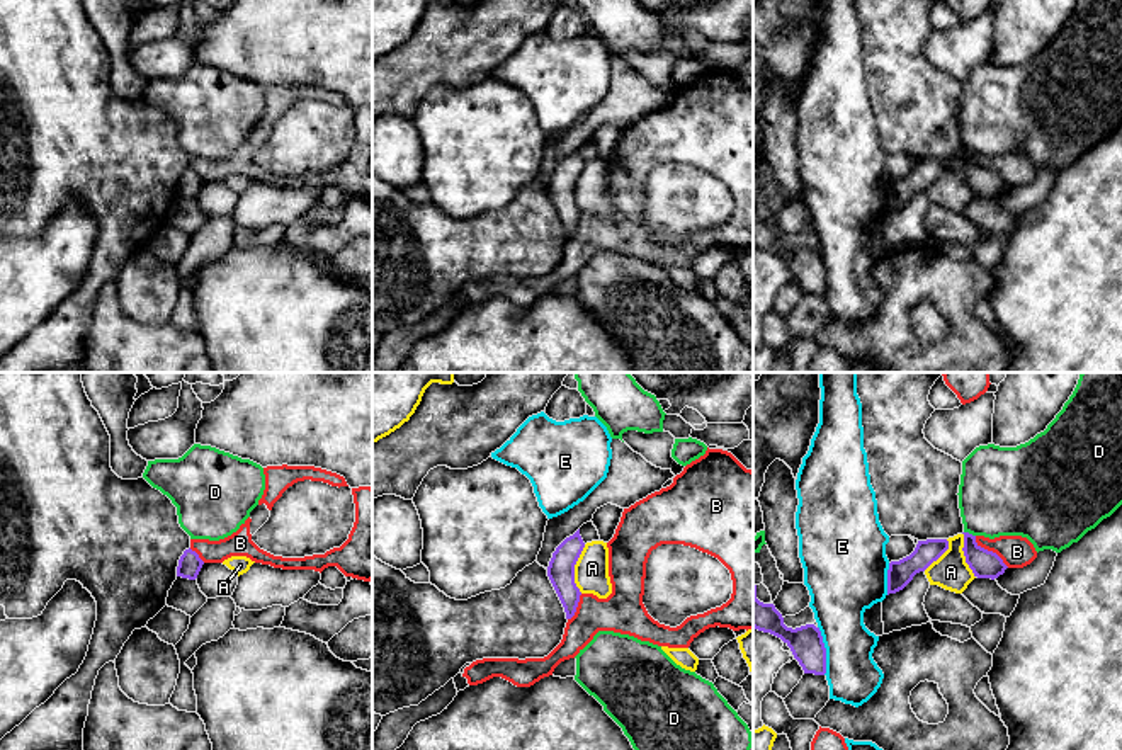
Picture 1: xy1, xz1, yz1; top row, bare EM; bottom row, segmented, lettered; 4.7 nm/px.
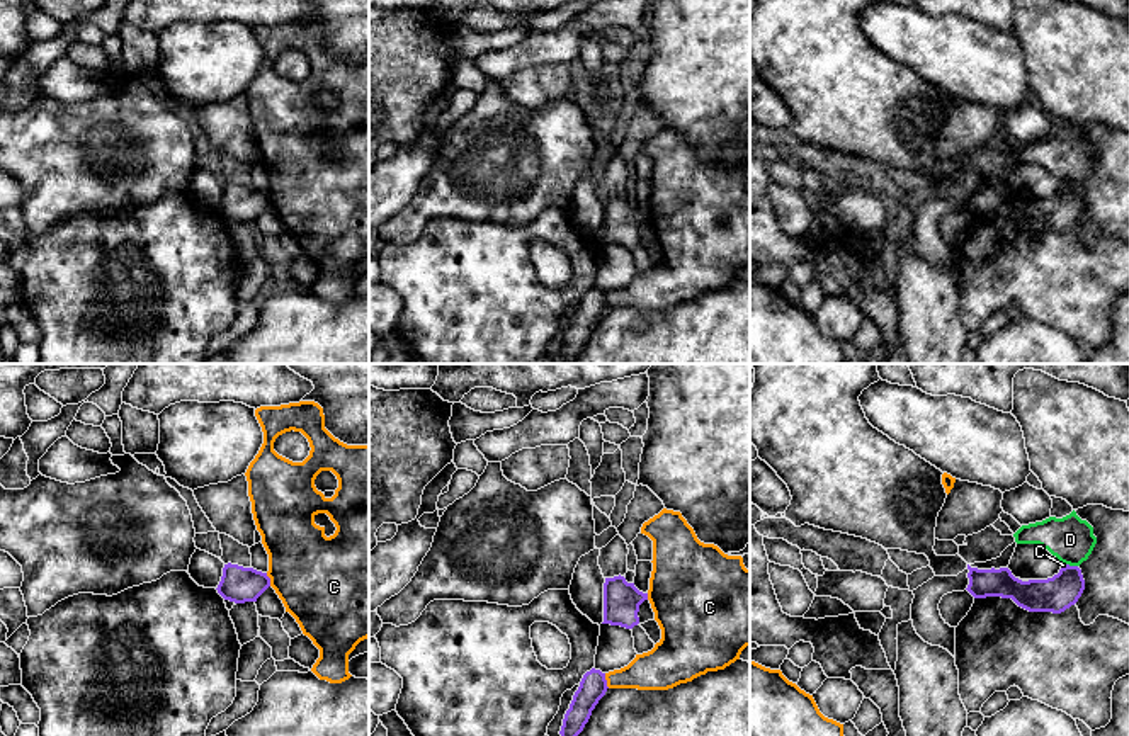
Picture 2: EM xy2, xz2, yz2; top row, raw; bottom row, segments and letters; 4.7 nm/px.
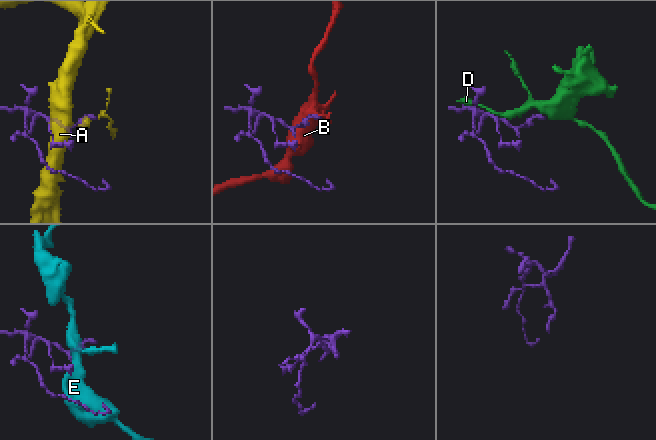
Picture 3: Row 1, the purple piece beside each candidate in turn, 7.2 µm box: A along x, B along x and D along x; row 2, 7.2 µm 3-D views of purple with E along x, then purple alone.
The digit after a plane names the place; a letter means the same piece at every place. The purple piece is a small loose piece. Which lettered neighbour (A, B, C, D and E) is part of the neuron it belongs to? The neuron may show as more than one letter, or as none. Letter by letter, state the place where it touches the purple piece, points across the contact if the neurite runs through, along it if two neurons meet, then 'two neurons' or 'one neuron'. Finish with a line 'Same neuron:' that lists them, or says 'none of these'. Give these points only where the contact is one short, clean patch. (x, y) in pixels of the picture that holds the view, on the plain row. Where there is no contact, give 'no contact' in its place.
A: contact xz1 (573, 187); two neurons
B: contact yz1 (990, 170); border yz1 (974, 155), (981, 165), (991, 169), (1008, 186); two neurons
C: contact xz2 (606, 300); two neurons
D: contact yz1 (968, 152); two neurons
E: contact yz1 (825, 269); two neurons
Same neuron: none of these

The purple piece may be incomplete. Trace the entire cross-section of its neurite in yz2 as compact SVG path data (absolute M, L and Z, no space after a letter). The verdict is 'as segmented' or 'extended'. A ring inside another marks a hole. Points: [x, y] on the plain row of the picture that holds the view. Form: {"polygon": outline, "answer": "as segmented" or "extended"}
{"polygon": "M967 184L967 211L974 218L1012 218L1029 231L1061 233L1078 221L1085 209L1085 199L1078 185L1066 184L1047 199L1022 201L1008 187L978 189Z", "answer": "as segmented"}

